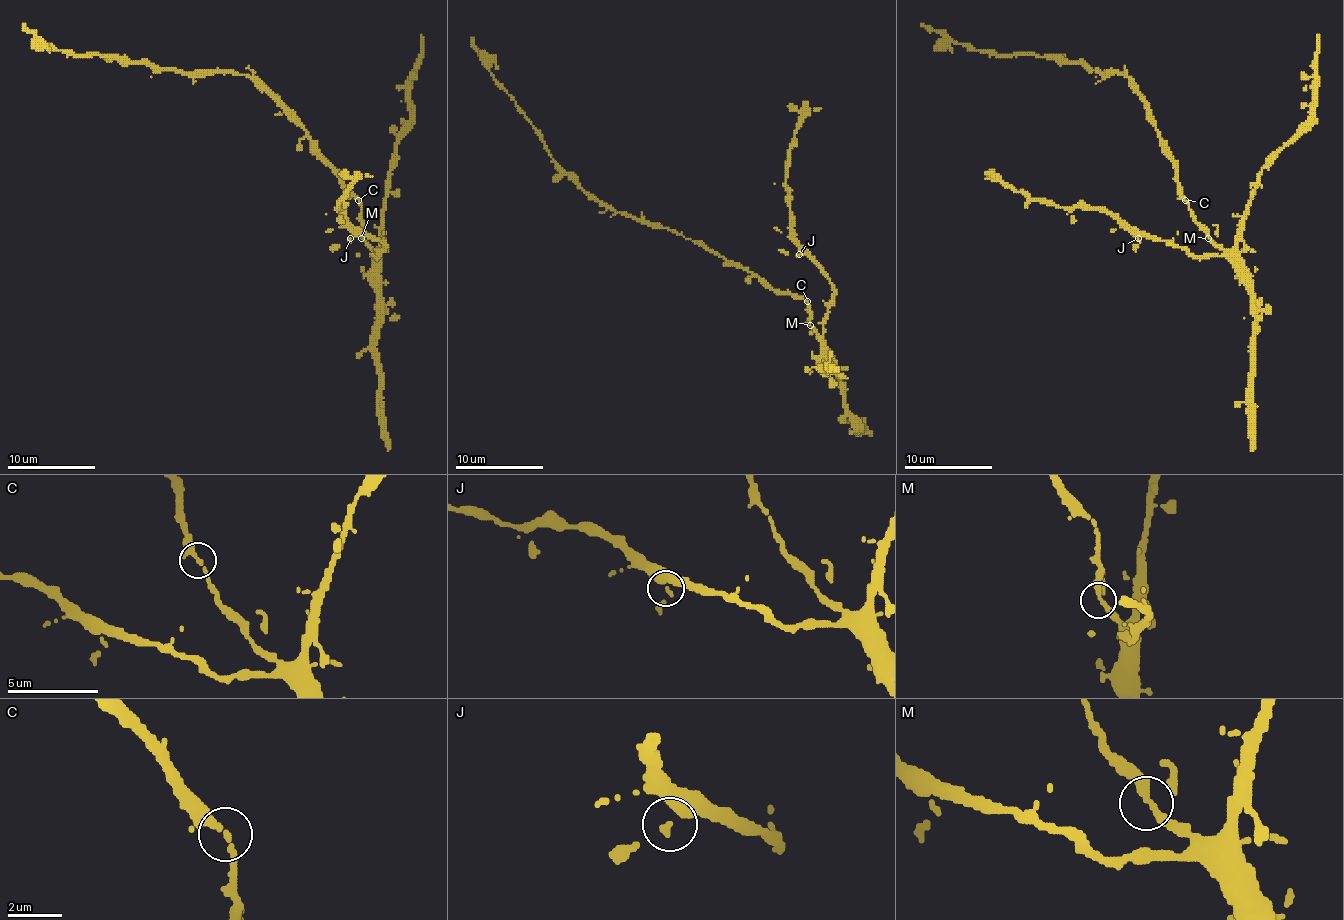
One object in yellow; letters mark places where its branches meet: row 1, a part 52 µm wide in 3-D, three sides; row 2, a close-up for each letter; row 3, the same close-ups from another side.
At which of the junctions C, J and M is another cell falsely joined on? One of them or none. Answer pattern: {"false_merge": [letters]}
{"false_merge": []}

